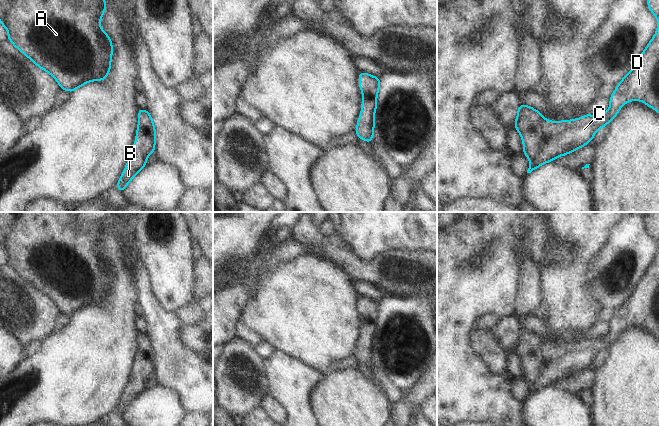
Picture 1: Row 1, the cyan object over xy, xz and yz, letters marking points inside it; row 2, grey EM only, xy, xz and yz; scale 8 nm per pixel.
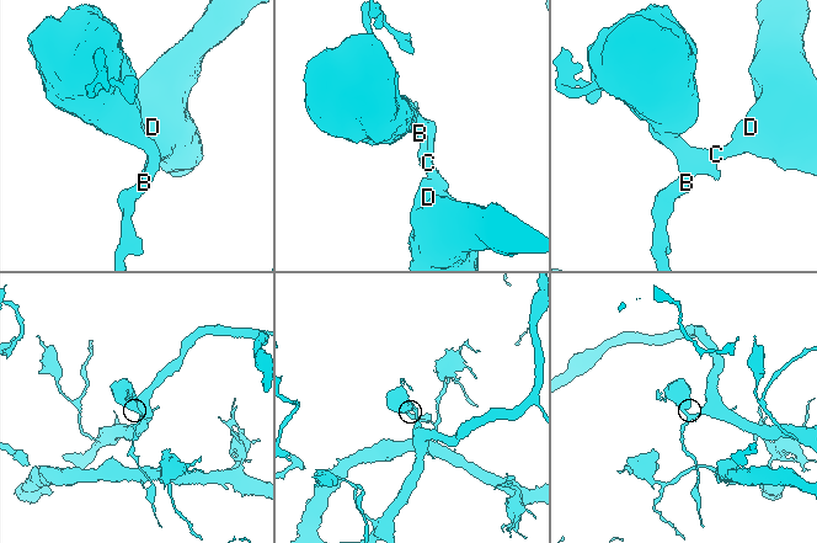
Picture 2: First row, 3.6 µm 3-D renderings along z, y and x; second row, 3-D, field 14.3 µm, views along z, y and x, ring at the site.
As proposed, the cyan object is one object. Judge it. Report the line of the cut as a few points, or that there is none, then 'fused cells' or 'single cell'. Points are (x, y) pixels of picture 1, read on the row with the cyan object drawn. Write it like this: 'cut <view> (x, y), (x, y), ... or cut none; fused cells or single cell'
cut none; single cell

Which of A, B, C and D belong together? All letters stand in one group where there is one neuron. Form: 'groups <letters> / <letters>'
groups A B C D

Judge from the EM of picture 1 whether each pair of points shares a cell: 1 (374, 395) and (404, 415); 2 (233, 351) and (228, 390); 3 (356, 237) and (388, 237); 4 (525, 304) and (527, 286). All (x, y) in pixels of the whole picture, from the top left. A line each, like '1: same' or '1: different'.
1: different
2: same
3: same
4: same

